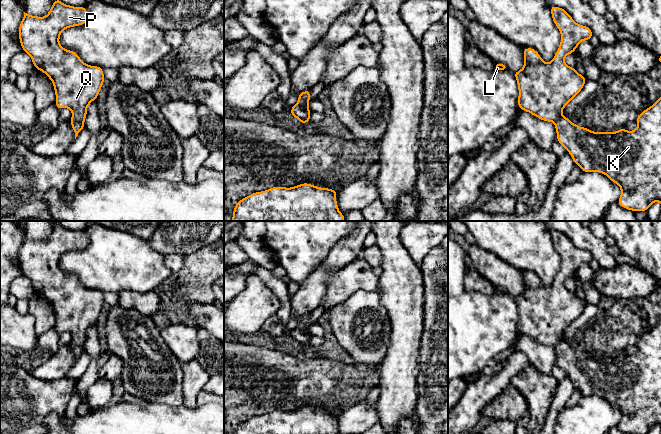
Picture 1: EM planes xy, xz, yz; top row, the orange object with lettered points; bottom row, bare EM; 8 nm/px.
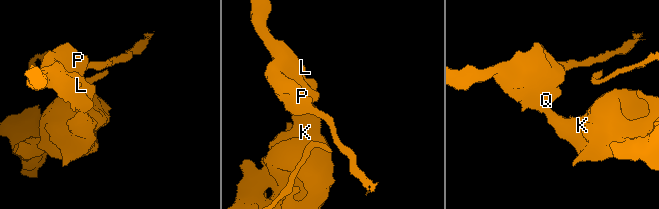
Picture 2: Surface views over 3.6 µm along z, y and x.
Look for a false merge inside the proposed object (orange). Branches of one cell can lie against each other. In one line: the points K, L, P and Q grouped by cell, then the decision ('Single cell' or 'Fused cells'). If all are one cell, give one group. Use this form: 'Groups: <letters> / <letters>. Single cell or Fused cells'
Groups: K / L P Q. Fused cells

